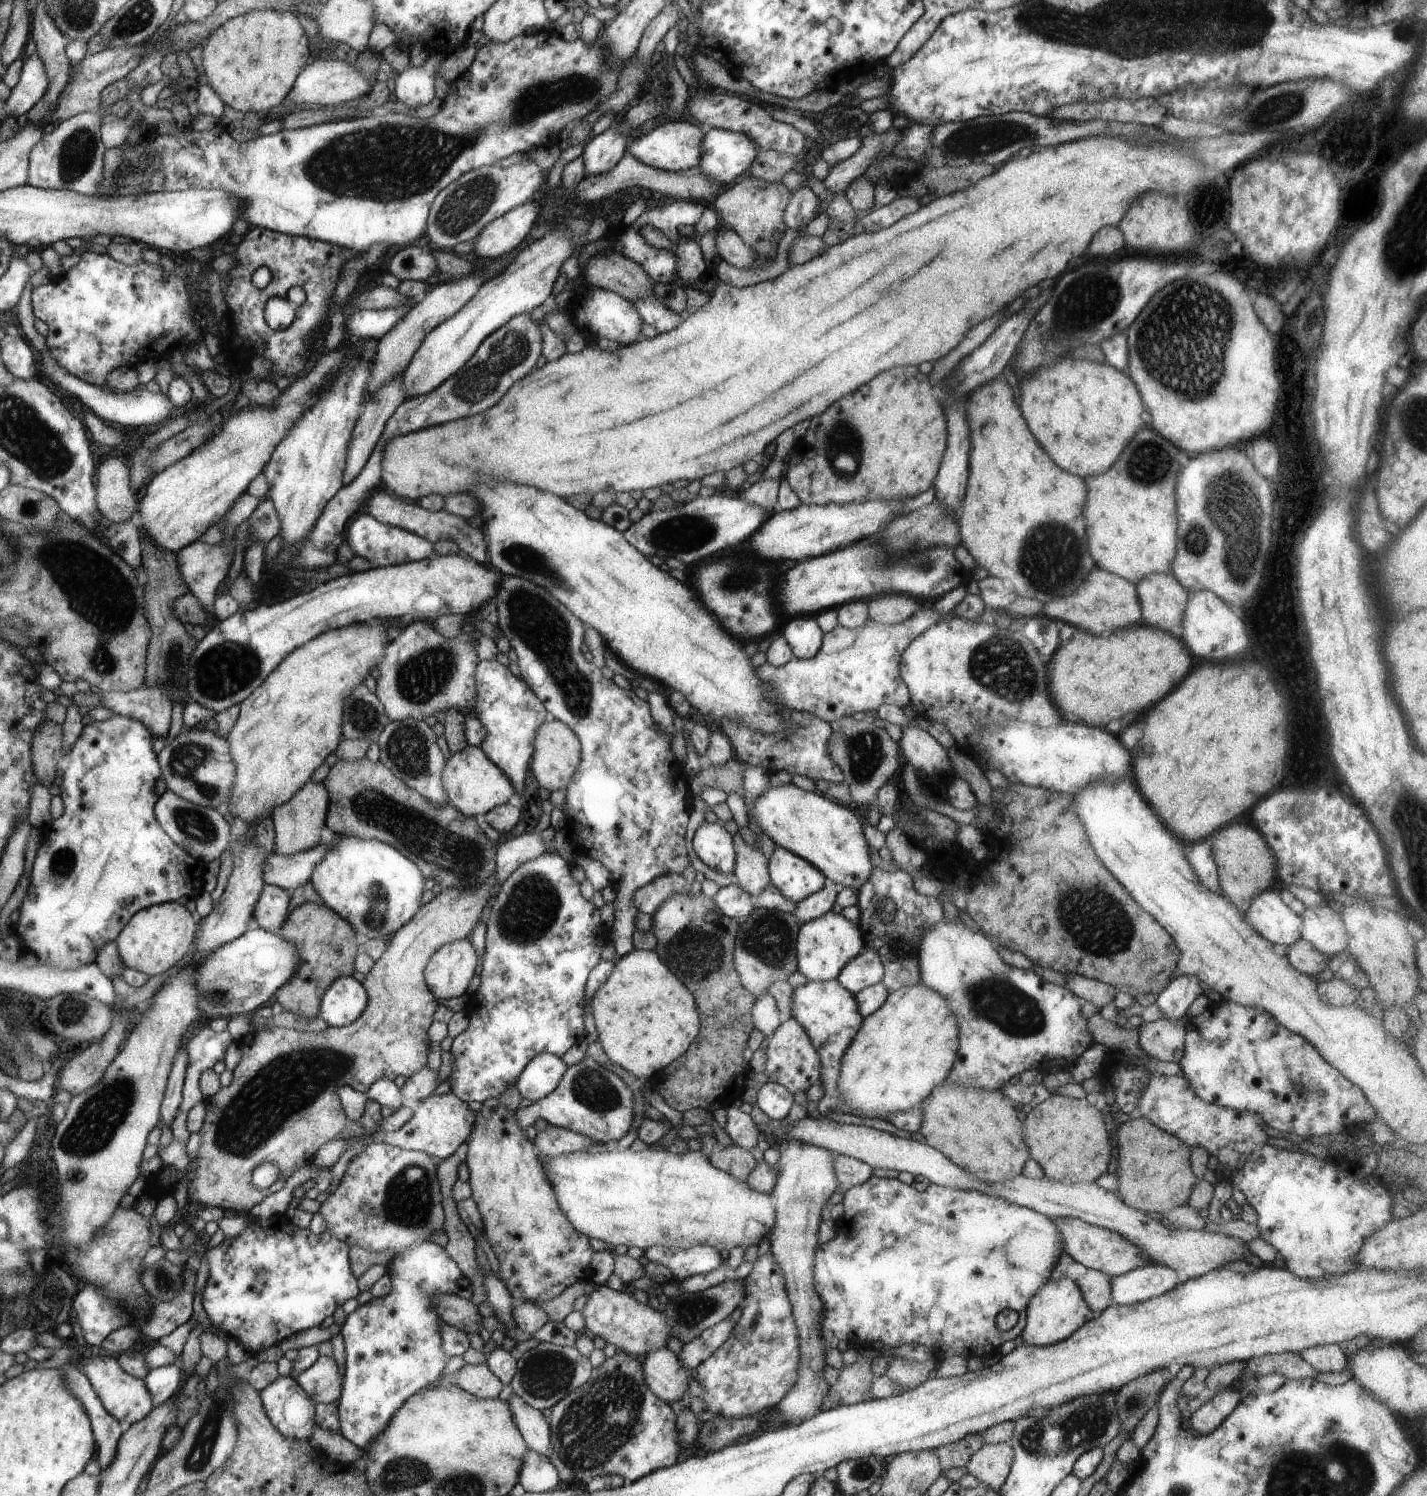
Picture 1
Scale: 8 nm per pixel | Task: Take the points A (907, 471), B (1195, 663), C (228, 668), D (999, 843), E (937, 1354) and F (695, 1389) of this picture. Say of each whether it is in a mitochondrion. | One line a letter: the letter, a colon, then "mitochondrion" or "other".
A: other
B: other
C: mitochondrion
D: other
E: other
F: other

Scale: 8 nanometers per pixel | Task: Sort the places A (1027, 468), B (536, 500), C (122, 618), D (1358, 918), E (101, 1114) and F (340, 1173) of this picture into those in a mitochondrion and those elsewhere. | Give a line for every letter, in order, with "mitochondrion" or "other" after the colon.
A: other
B: other
C: mitochondrion
D: other
E: mitochondrion
F: other

